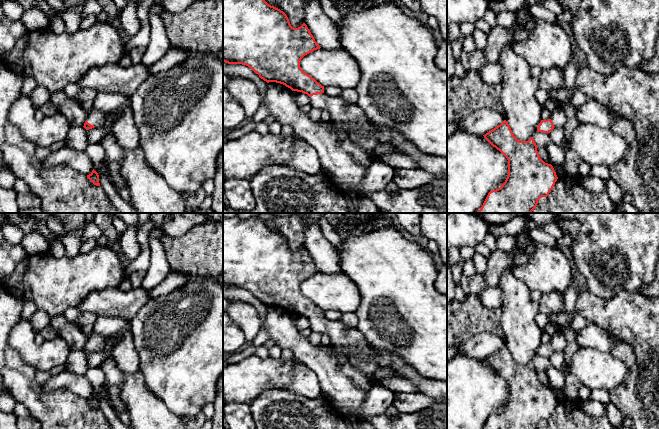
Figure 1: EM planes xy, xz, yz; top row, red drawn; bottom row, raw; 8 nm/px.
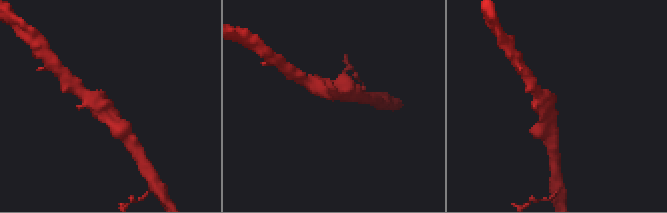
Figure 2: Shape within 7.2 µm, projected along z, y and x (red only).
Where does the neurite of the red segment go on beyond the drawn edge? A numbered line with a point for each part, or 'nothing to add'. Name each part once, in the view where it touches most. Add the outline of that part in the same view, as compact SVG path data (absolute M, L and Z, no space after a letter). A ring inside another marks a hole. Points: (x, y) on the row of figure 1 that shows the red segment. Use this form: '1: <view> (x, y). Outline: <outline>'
1: xz (342, 111). Outline: M322 93L311 96L310 104L312 107L327 110L333 122L356 125L359 130L350 135L350 140L360 147L372 161L383 162L384 155L398 153L398 149L390 143L384 143L375 138L374 133L369 130L371 122L365 113L346 97L330 97Z

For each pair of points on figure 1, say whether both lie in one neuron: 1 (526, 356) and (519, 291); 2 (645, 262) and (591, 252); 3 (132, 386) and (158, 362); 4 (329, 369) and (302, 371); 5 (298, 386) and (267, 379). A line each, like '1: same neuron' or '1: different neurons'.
1: same neuron
2: same neuron
3: different neurons
4: different neurons
5: different neurons

